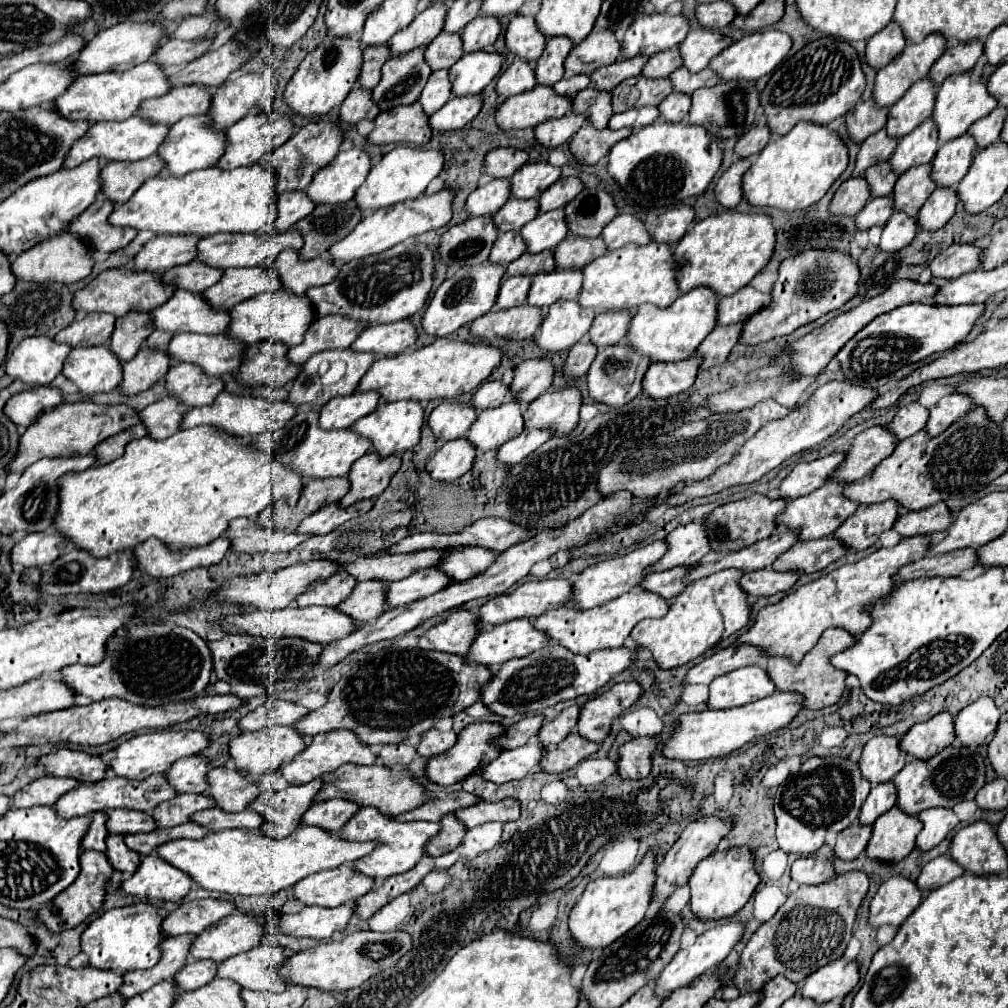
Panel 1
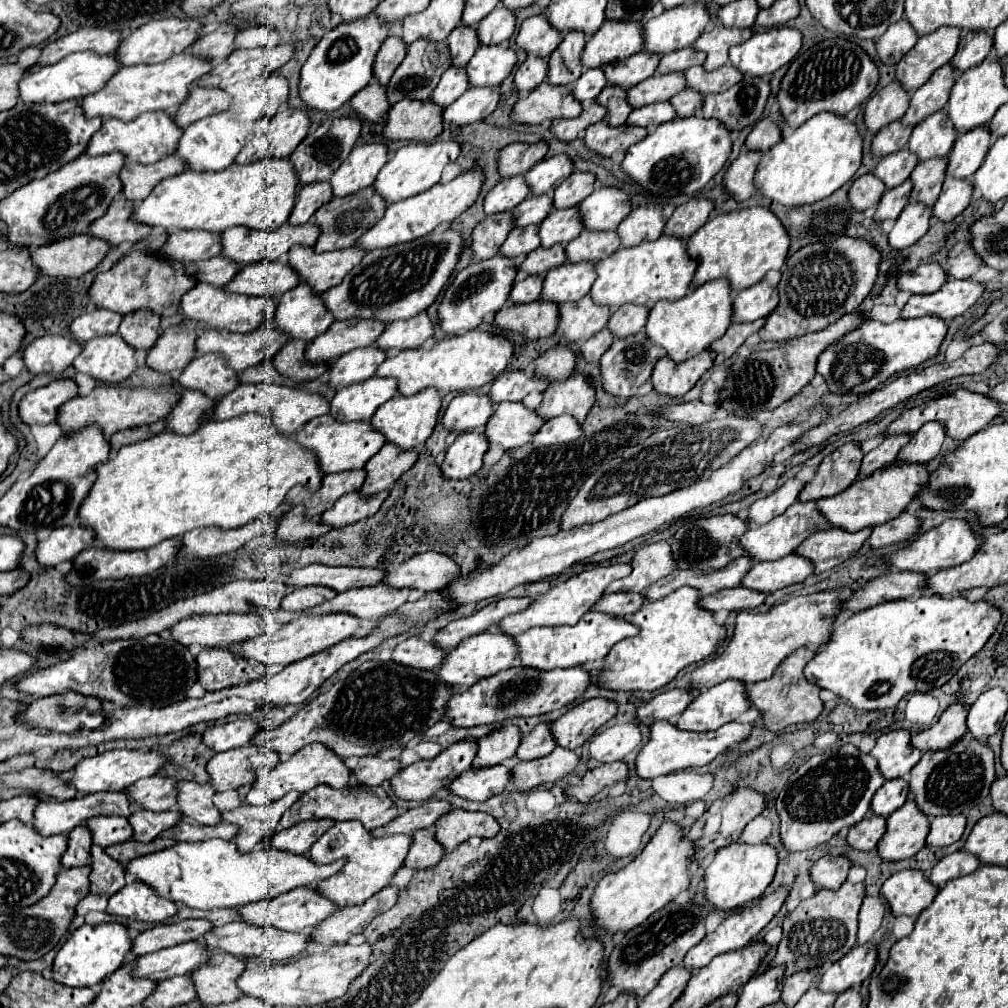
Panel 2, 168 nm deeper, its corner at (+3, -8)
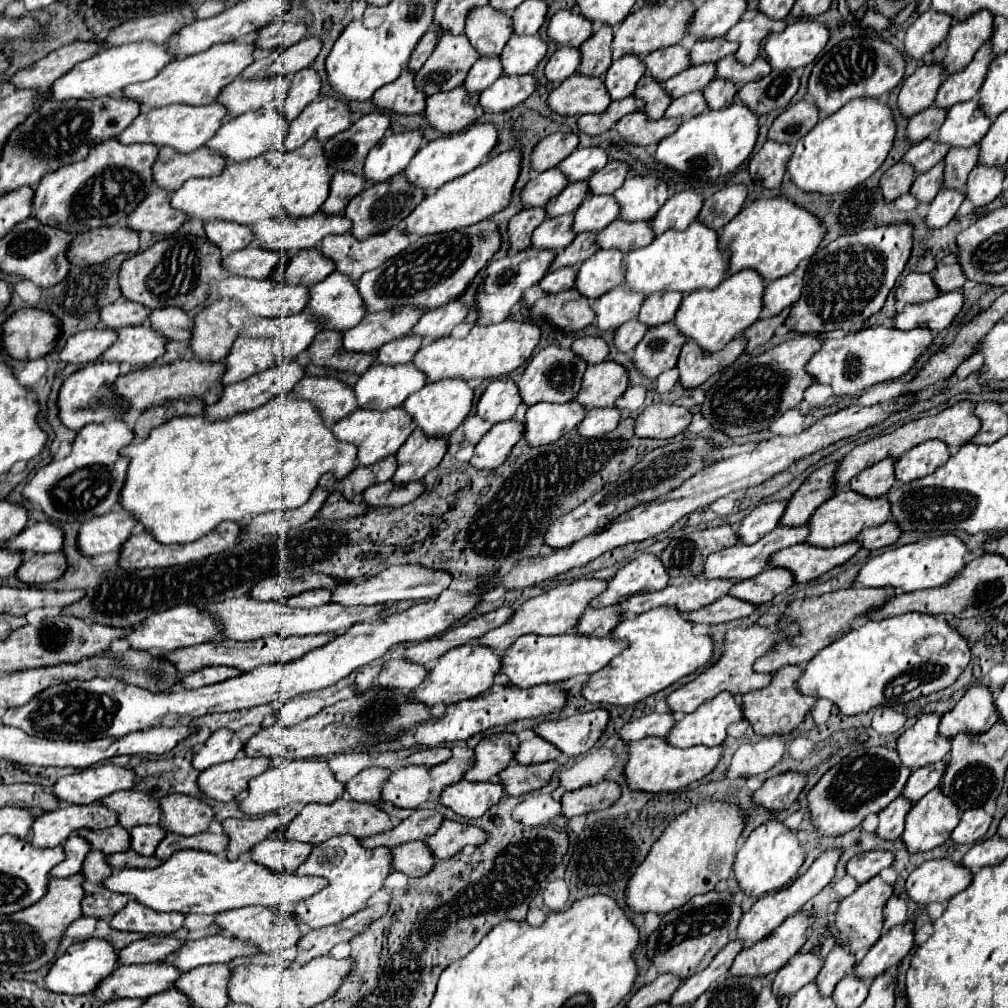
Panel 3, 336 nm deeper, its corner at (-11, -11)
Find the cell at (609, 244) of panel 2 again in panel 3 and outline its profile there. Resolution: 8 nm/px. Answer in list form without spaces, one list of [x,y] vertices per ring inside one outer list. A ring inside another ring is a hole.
[[[617,218],[611,226],[597,234],[597,244],[603,250],[617,248],[627,254],[631,250],[647,246],[653,240],[651,228],[647,228],[647,224],[649,222],[625,222]]]

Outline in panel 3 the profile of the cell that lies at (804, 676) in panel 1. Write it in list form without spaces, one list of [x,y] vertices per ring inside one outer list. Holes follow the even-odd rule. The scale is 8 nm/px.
[[[783,666],[775,672],[773,684],[743,696],[743,714],[751,722],[751,726],[757,734],[761,734],[761,736],[787,736],[805,722],[805,718],[807,718],[811,706],[817,702],[817,698],[803,696],[797,690],[797,680],[801,678],[801,674],[803,674],[801,666]]]

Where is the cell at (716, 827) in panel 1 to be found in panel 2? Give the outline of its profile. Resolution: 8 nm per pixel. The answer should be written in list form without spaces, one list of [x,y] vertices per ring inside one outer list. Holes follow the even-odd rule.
[[[737,787],[737,789],[733,789],[729,795],[713,801],[711,807],[693,823],[693,827],[691,827],[689,833],[687,833],[687,837],[689,837],[689,839],[695,843],[695,847],[697,847],[695,861],[699,863],[699,861],[703,861],[709,853],[713,853],[713,851],[725,847],[725,845],[737,841],[739,835],[741,835],[741,831],[745,829],[745,825],[747,825],[751,819],[759,817],[759,815],[763,813],[763,809],[765,809],[765,795],[759,793],[759,791],[755,791],[755,789],[751,789],[751,787]]]

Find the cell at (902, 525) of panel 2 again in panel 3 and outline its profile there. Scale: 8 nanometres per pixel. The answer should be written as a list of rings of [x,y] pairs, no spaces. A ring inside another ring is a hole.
[[[891,520],[887,524],[877,526],[877,528],[867,528],[867,532],[861,532],[857,540],[863,542],[863,548],[877,550],[877,548],[885,548],[885,546],[895,544],[899,536],[901,536],[901,528]]]

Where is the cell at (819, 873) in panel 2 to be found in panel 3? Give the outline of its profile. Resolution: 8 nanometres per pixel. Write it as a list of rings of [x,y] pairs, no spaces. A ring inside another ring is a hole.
[[[871,850],[871,852],[863,852],[859,856],[853,856],[847,862],[847,874],[853,876],[859,884],[871,880],[875,874],[879,874],[883,868],[891,866],[893,856],[891,852],[885,850]]]

